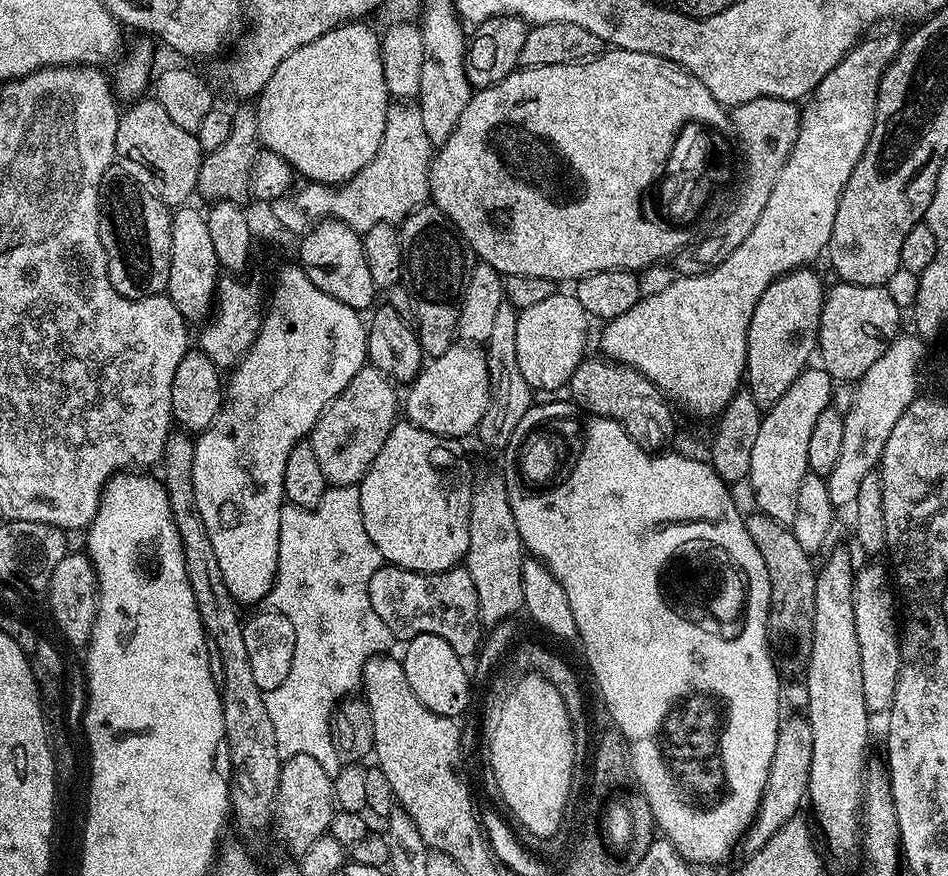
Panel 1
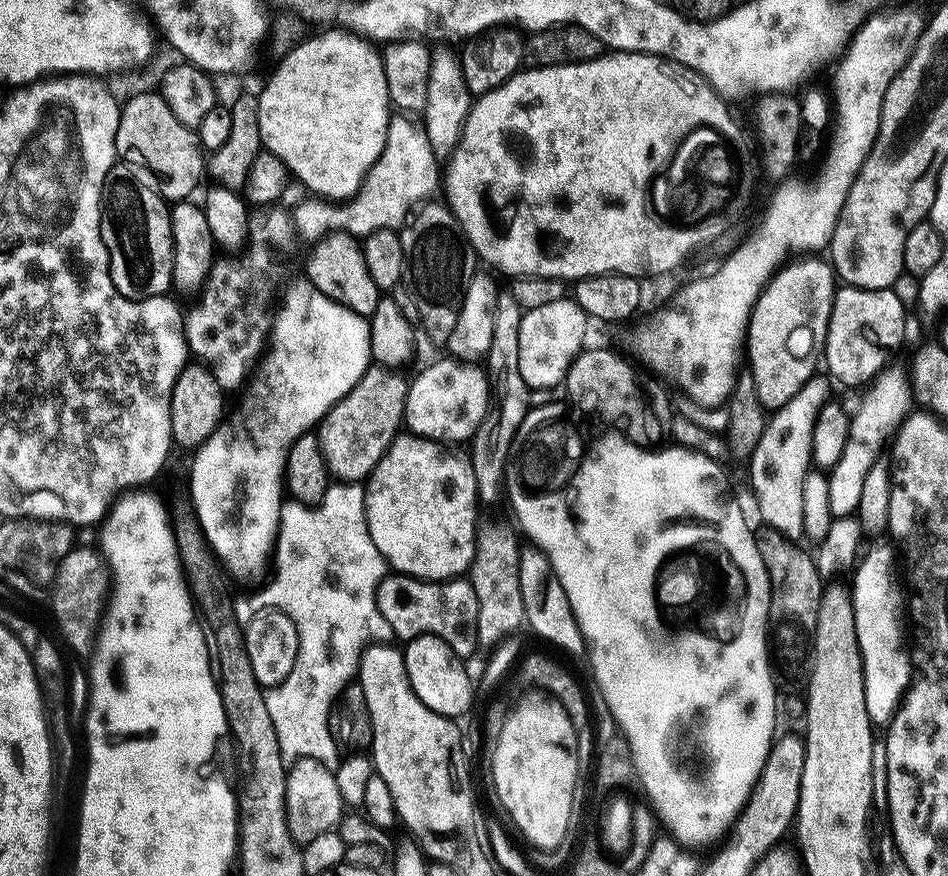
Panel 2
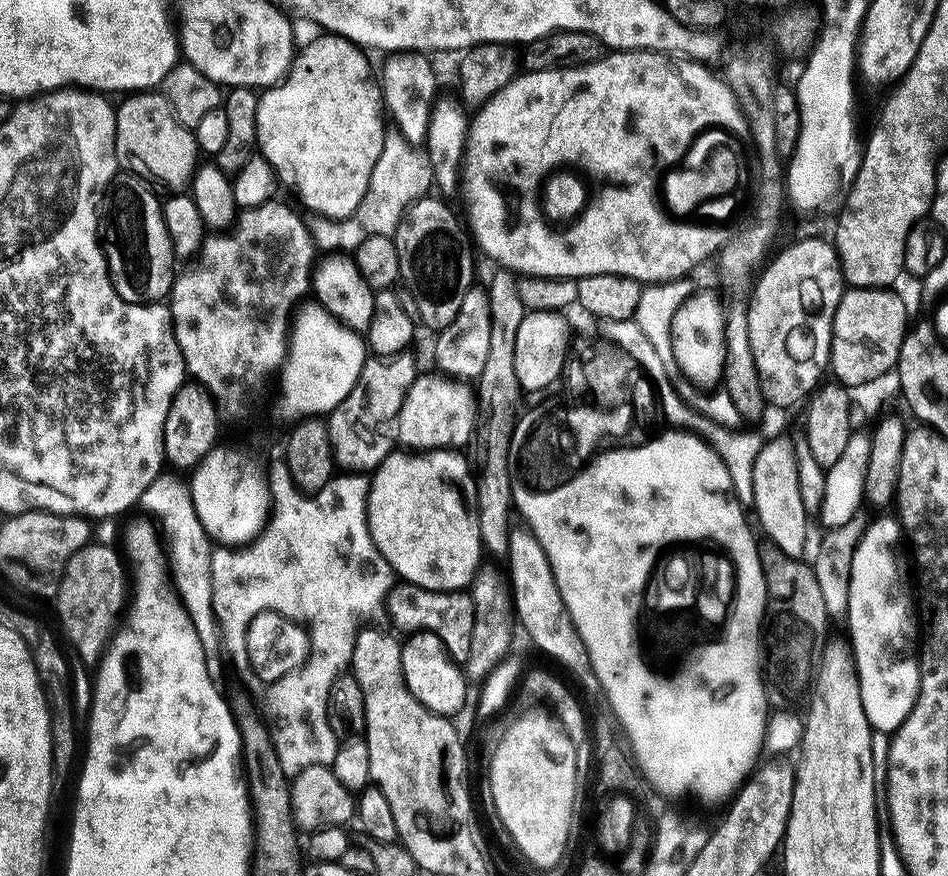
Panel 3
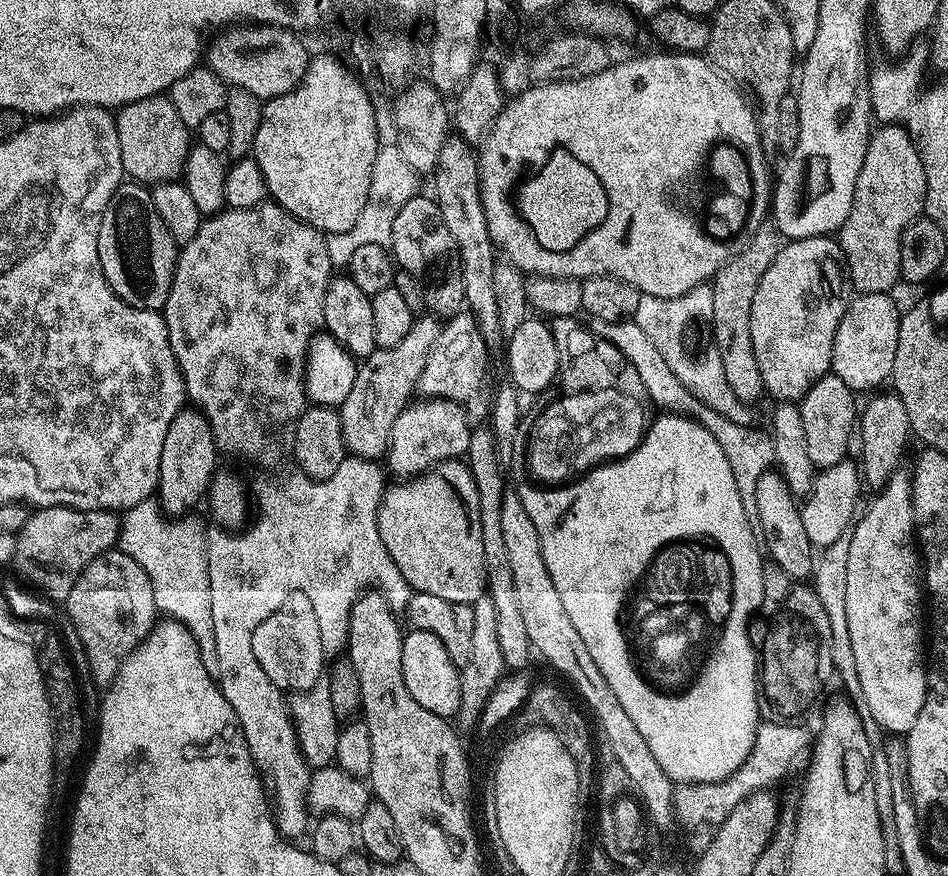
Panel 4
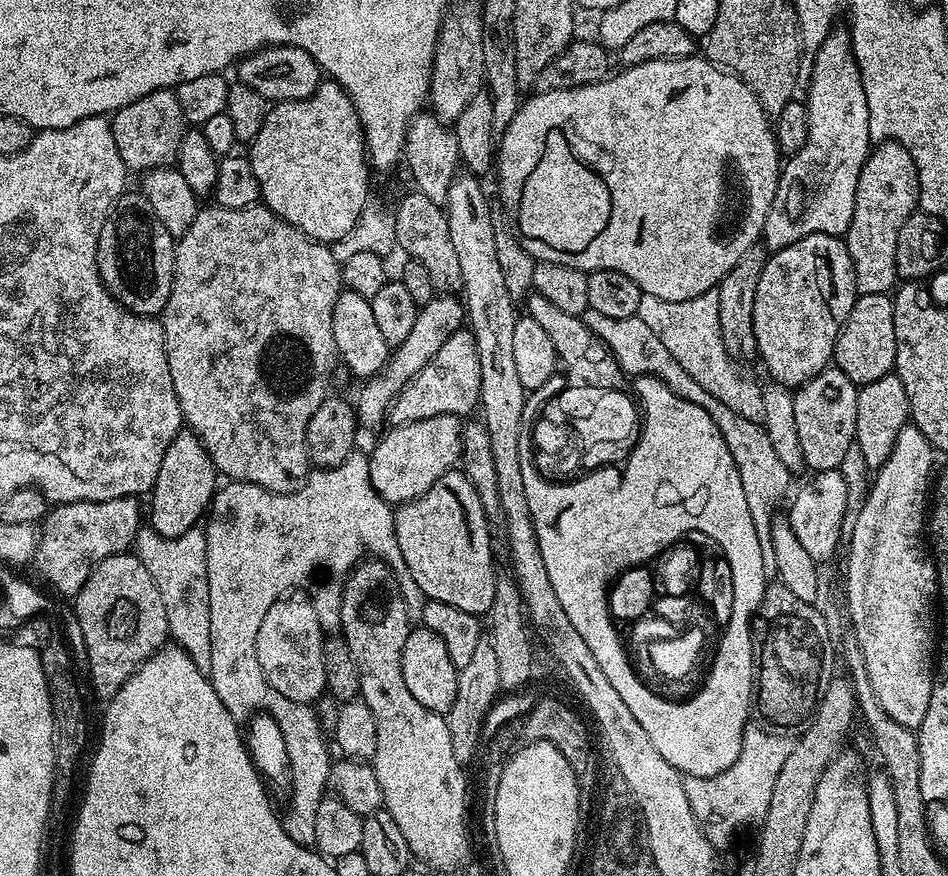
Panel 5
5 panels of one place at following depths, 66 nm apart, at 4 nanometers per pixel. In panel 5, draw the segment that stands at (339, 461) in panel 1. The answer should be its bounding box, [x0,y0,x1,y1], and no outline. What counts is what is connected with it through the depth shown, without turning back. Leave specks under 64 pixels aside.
[354,294,466,428]

